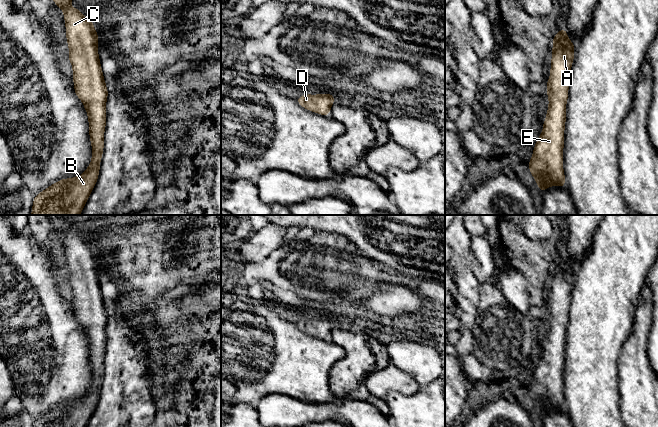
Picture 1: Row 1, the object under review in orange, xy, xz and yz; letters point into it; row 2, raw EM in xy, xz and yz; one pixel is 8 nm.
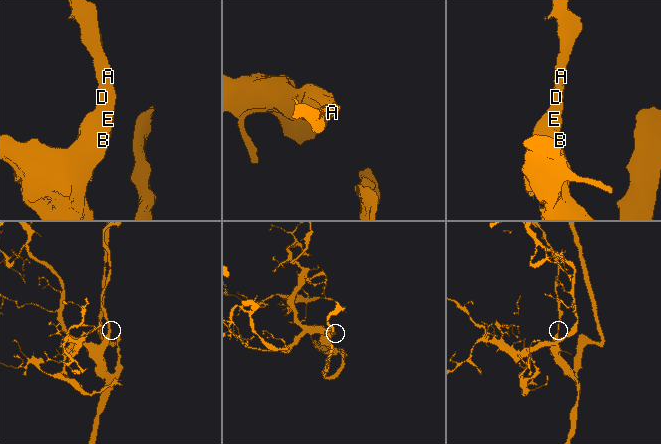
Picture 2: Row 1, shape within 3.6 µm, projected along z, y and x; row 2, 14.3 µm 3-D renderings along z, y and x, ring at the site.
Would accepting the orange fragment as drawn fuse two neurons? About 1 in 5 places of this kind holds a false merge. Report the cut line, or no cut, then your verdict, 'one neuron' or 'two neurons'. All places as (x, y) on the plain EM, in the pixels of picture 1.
cut none; one neuron

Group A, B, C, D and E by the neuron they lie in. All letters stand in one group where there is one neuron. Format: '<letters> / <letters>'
A B C D E

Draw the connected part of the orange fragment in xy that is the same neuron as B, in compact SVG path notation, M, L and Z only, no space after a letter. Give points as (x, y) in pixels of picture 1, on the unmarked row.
M48 215L48 217L53 226L64 238L66 263L69 270L67 282L73 292L72 302L75 318L83 326L83 331L88 338L92 383L83 398L74 402L58 404L34 420L33 427L86 427L98 404L100 385L104 374L104 355L106 352L108 313L104 304L97 273L99 258L95 255L92 244L87 243L79 233L69 230L70 226L75 224L69 215Z

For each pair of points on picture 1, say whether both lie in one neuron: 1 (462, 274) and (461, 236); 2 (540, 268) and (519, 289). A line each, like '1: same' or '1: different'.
1: same
2: different

